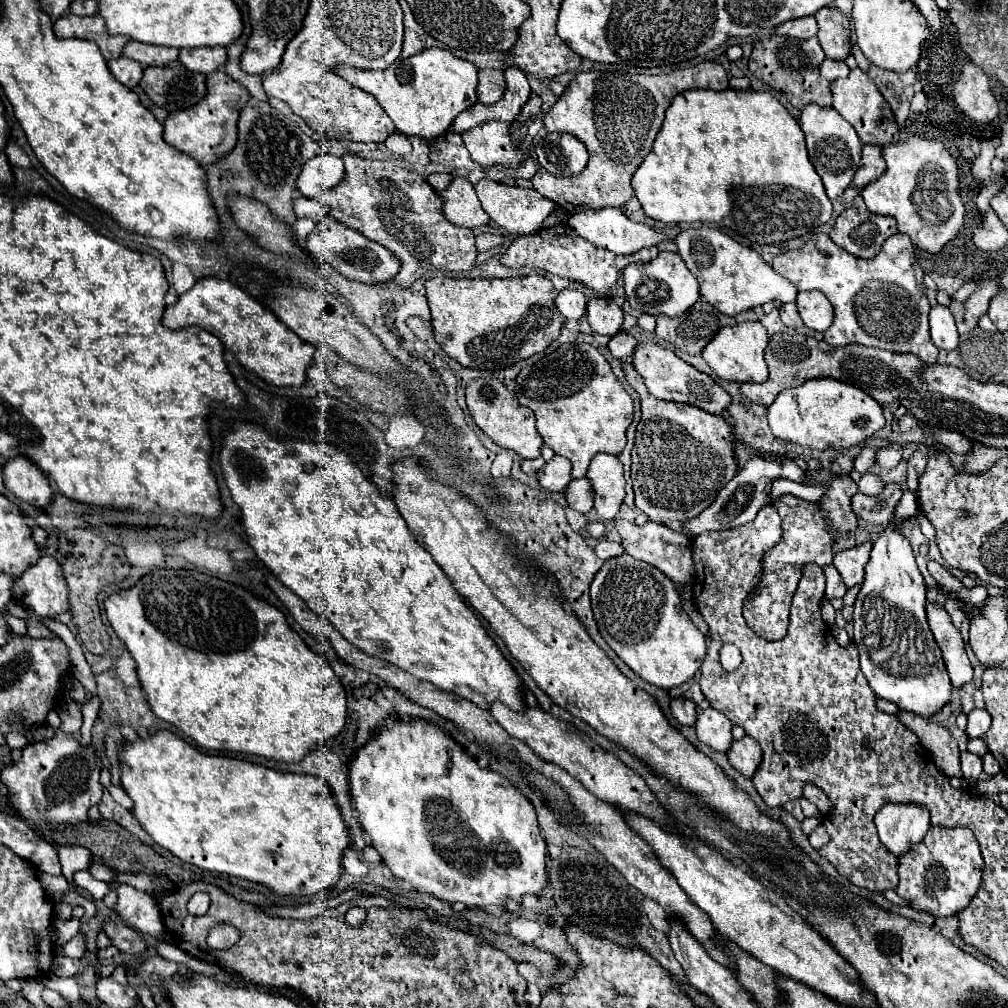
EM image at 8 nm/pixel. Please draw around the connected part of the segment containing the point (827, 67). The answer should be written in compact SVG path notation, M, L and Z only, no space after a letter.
M826 58L822 64L820 64L820 72L826 80L836 80L836 78L844 78L850 74L850 68L846 66L846 62L840 62L840 60L830 60Z

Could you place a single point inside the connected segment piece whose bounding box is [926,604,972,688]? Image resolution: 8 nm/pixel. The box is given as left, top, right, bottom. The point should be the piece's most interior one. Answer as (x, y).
(948, 638)

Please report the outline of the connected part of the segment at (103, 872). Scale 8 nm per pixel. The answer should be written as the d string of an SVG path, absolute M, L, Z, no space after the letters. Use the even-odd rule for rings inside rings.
M94 862L88 870L92 872L92 876L94 876L94 878L104 880L104 882L112 882L112 878L116 878L116 872L114 872L112 868L108 868L108 866L104 866L104 864L100 864L100 862Z

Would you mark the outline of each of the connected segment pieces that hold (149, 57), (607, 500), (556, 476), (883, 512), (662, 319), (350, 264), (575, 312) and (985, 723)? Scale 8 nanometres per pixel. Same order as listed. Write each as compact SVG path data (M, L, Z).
M130 40L124 46L124 56L148 68L148 66L166 66L168 62L174 62L178 58L178 50L168 48L168 46L152 46L152 44L144 44L138 40Z
M596 454L586 478L592 482L594 508L602 520L616 518L624 500L624 466L618 456Z
M558 454L538 470L538 482L548 492L562 492L570 480L570 462Z
M886 484L884 488L886 490L882 490L882 494L878 494L876 498L858 492L852 496L854 514L860 516L864 522L872 524L874 528L884 528L886 522L890 522L892 510L902 498L902 490L898 484Z
M698 300L690 308L690 312L682 316L668 318L660 314L654 332L658 338L672 342L676 348L688 354L700 354L702 348L726 324L736 324L736 320L726 314L720 314L712 304Z
M326 216L316 224L316 228L308 234L306 244L316 258L334 266L348 280L356 280L364 284L386 284L400 270L400 260L388 248L368 240L366 236L344 226L342 222L336 222L332 216Z
M574 288L560 290L556 296L556 308L566 320L580 320L586 314L586 296Z
M974 708L968 714L968 724L966 724L966 736L968 738L982 738L990 728L990 714L986 710Z

